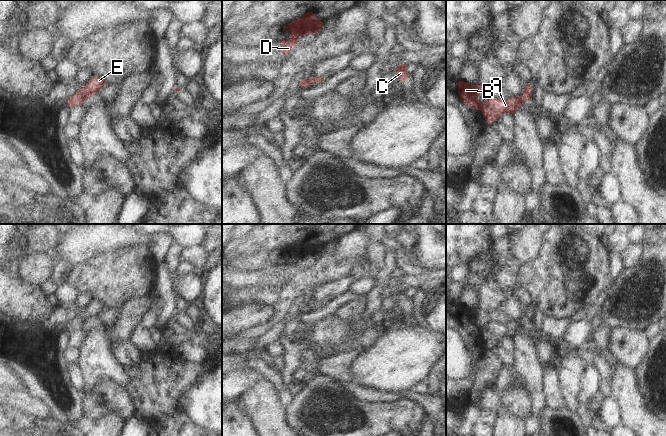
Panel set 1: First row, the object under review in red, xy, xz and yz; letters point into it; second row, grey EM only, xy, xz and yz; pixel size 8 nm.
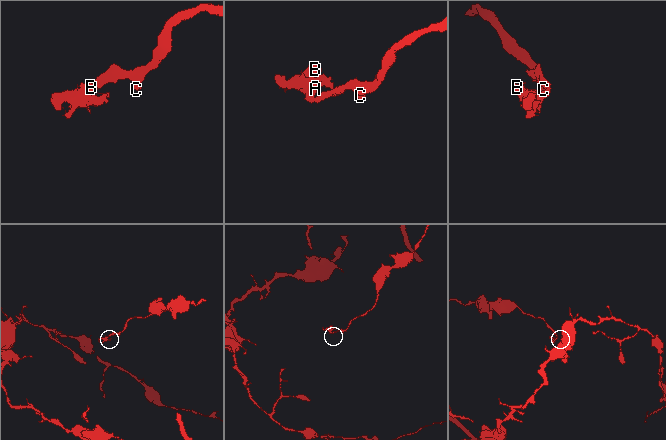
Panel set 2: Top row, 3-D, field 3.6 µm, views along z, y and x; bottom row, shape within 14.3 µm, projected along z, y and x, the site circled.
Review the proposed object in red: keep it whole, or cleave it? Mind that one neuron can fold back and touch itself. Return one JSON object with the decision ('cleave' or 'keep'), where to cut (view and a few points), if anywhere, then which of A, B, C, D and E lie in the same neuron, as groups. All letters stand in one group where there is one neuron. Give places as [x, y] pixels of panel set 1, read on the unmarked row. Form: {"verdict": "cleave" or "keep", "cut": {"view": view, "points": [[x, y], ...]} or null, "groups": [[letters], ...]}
{"verdict": "keep", "cut": null, "groups": [["A", "B", "C", "D", "E"]]}

